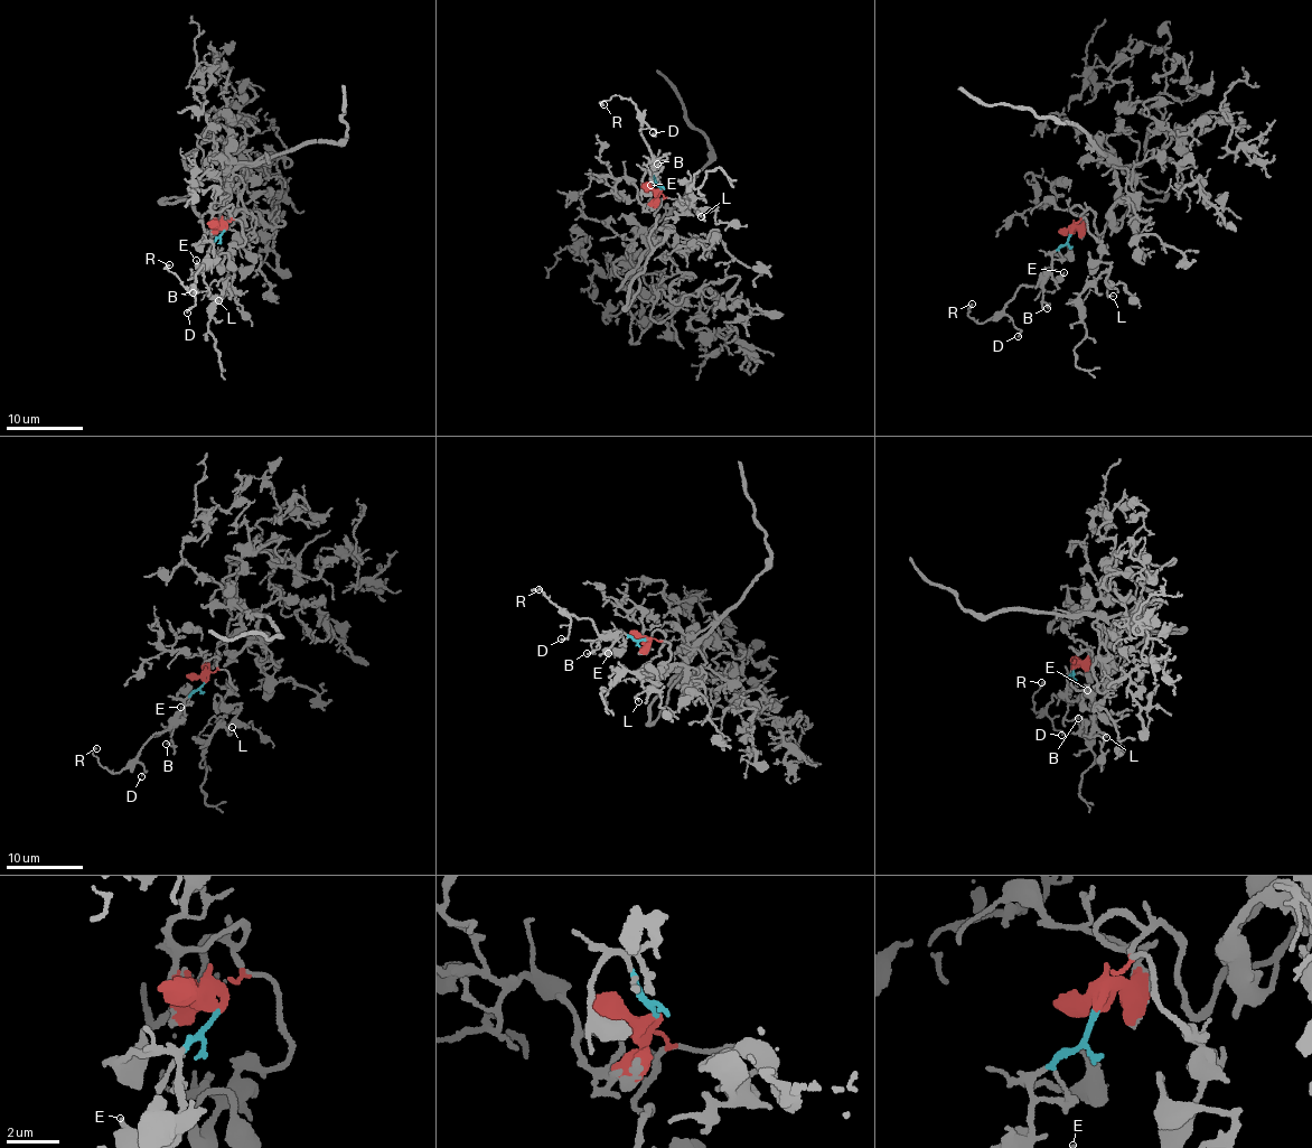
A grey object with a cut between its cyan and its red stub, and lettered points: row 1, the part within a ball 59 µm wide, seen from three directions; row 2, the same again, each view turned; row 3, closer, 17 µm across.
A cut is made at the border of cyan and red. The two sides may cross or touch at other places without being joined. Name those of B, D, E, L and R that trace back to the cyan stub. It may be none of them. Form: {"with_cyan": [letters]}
{"with_cyan": ["B", "D", "E", "R"]}

